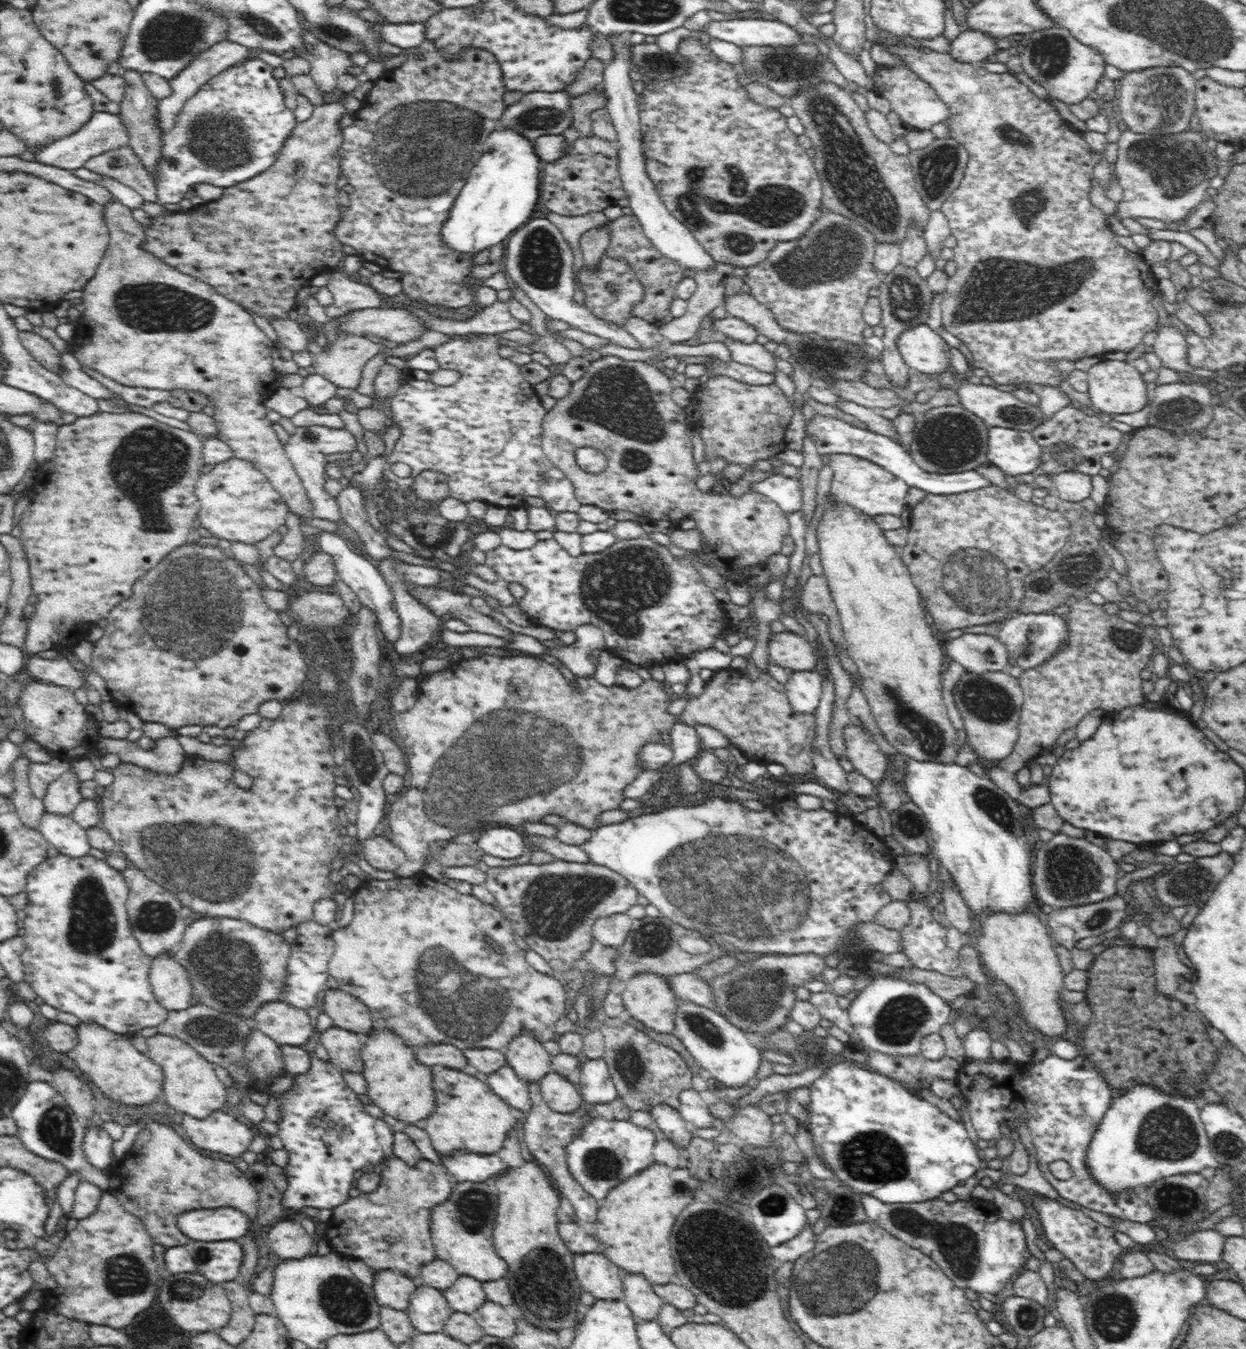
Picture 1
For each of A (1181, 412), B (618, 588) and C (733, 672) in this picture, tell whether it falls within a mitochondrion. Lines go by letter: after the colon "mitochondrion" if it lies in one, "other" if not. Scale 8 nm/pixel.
A: mitochondrion
B: mitochondrion
C: other

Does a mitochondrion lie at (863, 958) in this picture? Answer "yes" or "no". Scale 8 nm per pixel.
no

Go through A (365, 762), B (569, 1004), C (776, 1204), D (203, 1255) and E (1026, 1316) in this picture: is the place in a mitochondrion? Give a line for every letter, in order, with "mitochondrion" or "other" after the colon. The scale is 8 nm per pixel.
A: mitochondrion
B: other
C: mitochondrion
D: mitochondrion
E: mitochondrion

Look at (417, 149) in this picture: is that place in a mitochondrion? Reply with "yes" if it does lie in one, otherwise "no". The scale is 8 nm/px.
yes

